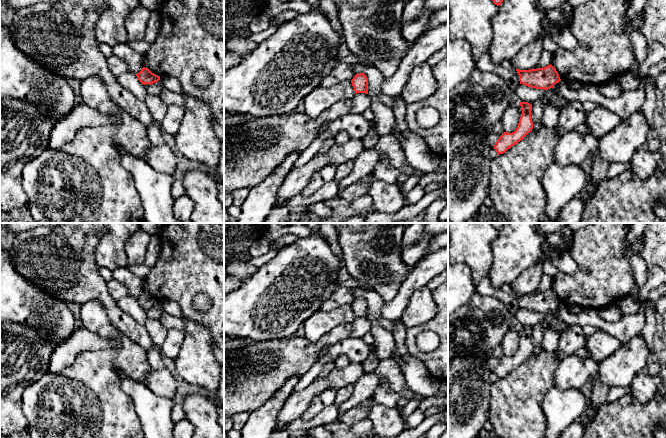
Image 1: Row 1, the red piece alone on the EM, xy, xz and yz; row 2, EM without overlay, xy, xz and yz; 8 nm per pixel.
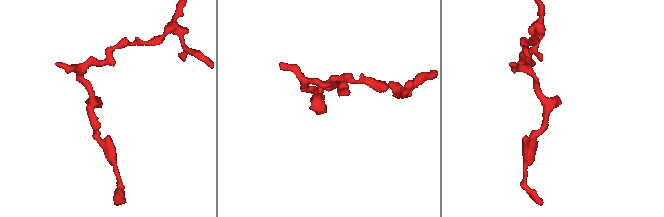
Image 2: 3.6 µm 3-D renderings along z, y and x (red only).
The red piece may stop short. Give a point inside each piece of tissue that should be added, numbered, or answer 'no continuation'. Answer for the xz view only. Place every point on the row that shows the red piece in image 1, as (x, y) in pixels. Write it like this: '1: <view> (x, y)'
no continuation

